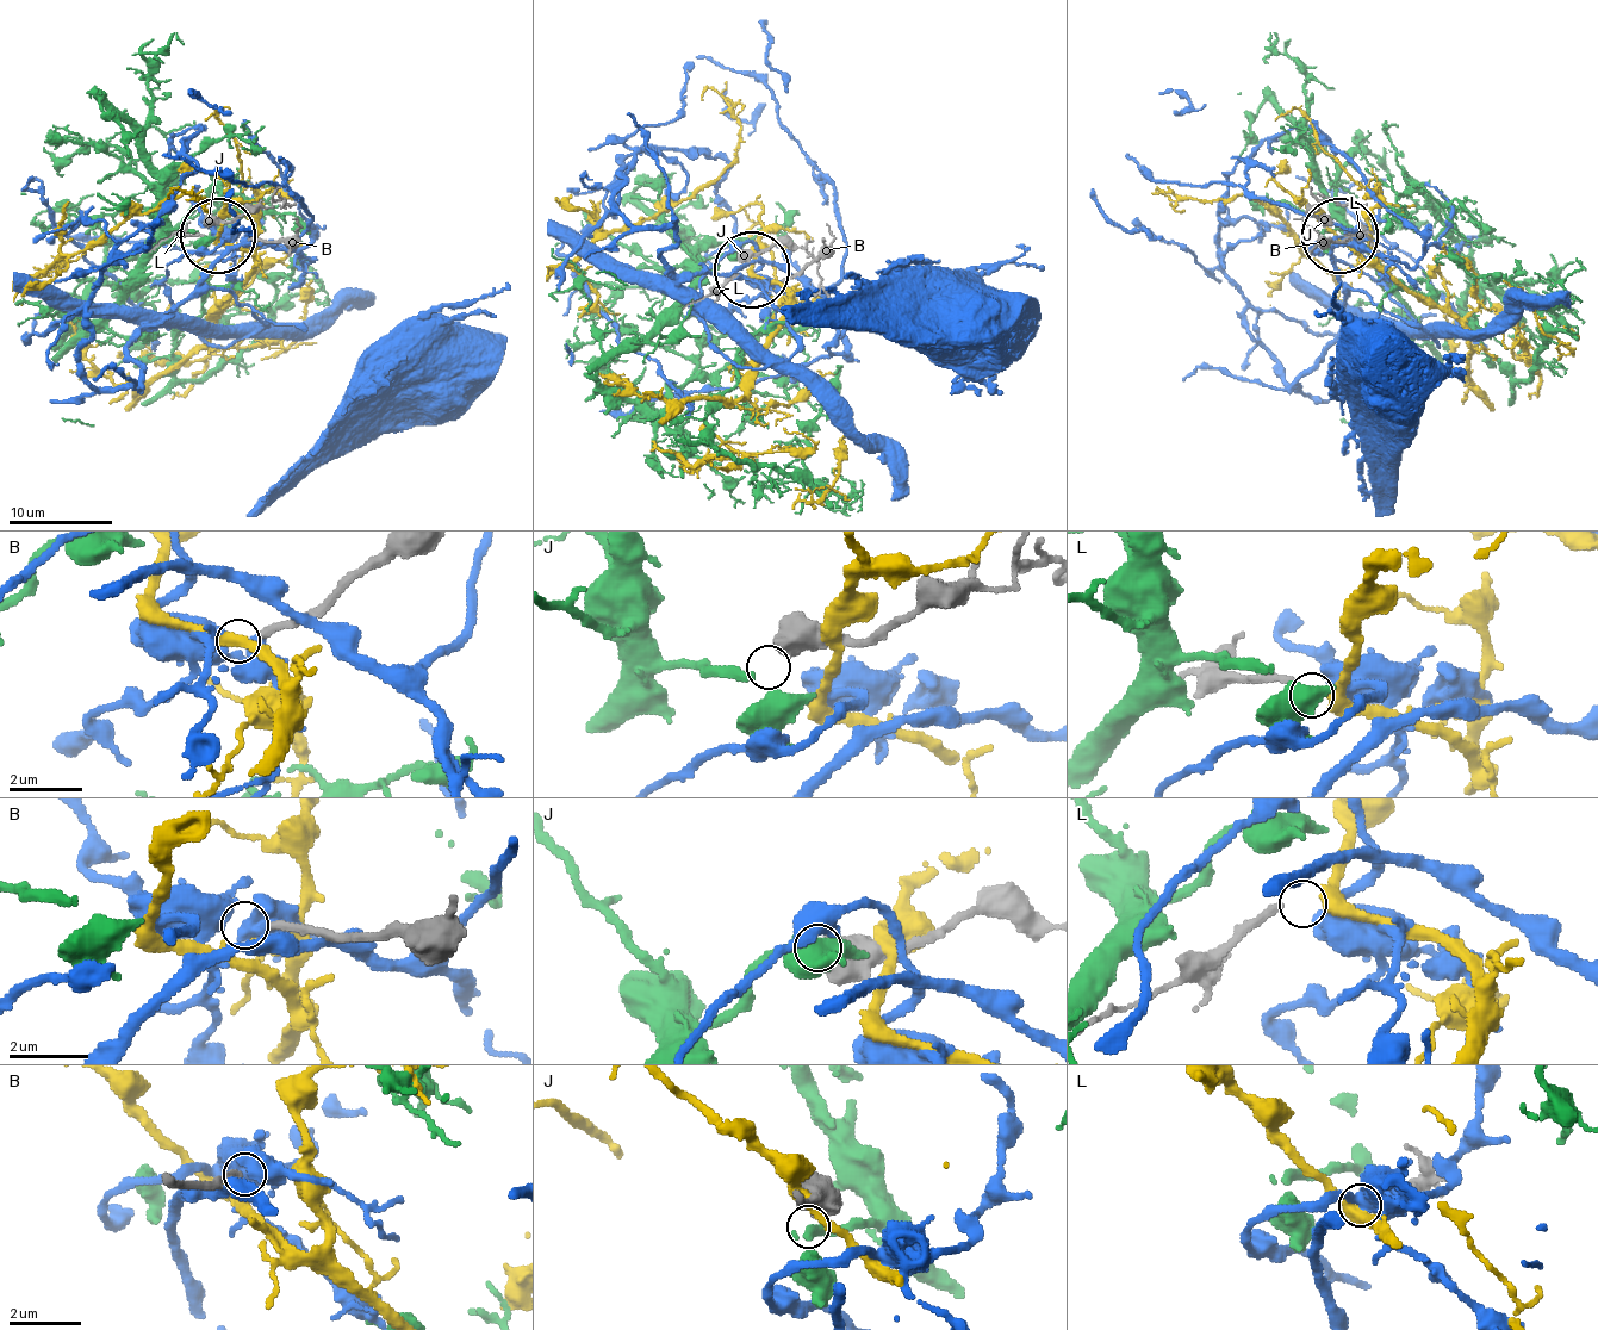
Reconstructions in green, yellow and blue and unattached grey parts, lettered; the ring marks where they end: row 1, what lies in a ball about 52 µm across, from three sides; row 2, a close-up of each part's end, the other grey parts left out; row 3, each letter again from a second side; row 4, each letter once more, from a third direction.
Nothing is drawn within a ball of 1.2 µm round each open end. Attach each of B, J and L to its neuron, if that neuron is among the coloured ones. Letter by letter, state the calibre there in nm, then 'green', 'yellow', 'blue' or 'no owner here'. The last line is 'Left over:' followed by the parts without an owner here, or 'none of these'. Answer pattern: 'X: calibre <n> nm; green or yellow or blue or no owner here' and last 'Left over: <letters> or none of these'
B: calibre 180 nm; no owner here
J: calibre 600 nm; green
L: calibre 180 nm; yellow
Left over: B

